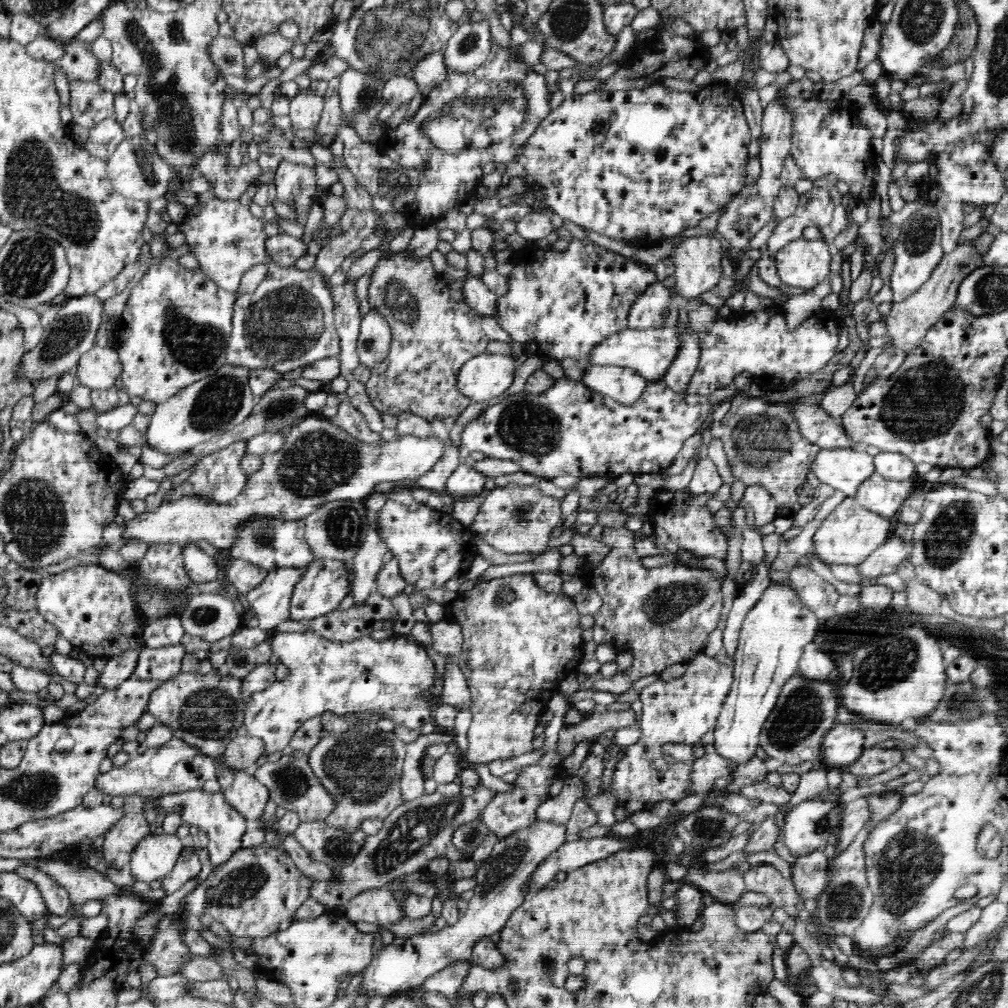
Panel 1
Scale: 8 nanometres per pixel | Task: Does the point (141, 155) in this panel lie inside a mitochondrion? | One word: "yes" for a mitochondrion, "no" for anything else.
yes

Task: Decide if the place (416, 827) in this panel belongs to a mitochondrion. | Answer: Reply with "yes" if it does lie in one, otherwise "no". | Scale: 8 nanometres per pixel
yes

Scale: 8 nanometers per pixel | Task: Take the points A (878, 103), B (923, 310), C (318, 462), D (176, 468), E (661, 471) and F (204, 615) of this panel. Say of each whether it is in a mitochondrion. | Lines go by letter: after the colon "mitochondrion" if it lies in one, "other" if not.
A: other
B: other
C: mitochondrion
D: other
E: other
F: mitochondrion

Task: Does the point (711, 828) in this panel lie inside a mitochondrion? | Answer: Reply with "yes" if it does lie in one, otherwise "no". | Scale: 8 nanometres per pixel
yes

